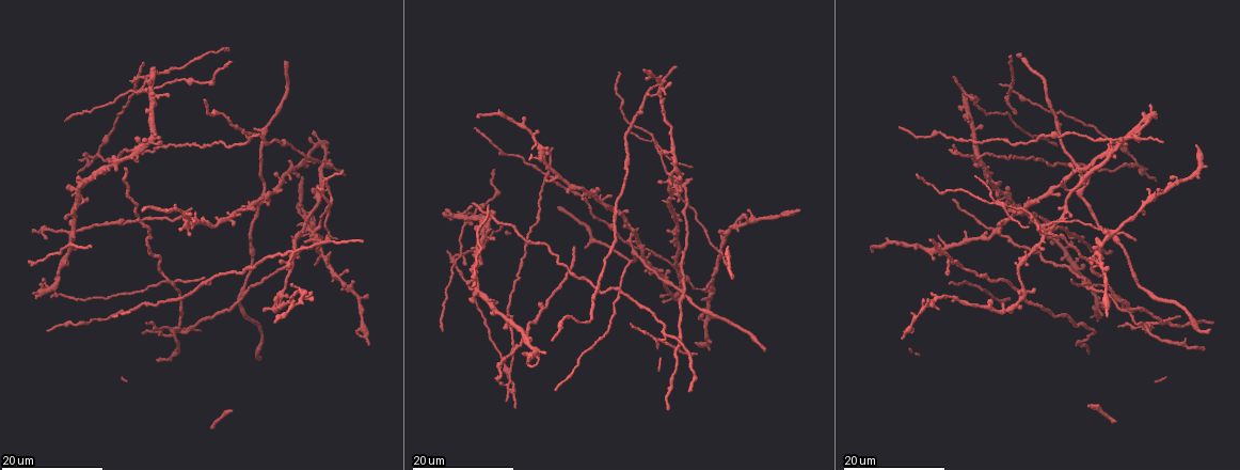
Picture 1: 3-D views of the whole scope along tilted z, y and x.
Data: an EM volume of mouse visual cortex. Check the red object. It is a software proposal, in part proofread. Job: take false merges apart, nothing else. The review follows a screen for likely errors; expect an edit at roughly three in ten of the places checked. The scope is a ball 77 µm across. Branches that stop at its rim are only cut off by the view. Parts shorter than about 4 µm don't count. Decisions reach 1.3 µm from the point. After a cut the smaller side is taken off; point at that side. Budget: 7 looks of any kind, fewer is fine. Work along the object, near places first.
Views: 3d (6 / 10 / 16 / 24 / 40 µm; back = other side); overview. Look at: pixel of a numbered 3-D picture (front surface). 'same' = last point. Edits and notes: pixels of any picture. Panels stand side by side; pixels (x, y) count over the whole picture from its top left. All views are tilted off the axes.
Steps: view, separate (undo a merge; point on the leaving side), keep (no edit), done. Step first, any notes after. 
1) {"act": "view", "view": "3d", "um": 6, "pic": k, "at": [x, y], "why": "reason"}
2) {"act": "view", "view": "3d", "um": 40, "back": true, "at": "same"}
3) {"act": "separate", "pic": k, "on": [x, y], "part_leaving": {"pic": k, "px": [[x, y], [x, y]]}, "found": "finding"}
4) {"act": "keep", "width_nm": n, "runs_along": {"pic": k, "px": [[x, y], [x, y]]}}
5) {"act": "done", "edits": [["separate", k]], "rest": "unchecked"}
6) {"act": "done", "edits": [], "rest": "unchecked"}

{"act": "view", "view": "3d", "um": 24, "pic": 1, "at": [659, 94], "why": "three-way junction"}

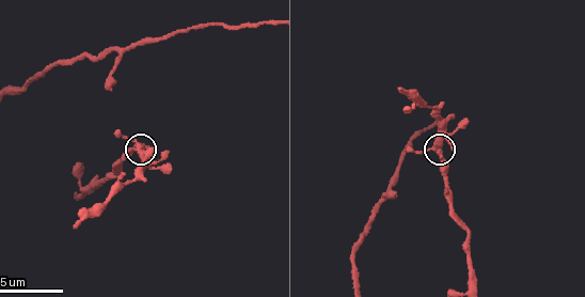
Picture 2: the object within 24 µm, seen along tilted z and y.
{"act": "view", "view": "3d", "um": 6, "pic": 2, "at": [432, 146], "why": "zoom in"}

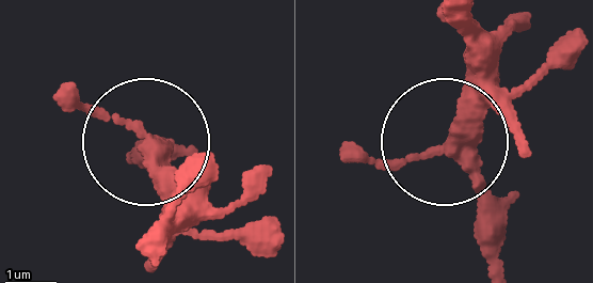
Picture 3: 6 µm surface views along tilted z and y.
{"act": "keep", "runs_along": {"pic": 3, "px": [[501, 271], [498, 207], [453, 140], [484, 44]]}, "found": "all the same cell"}

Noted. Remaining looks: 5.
{"act": "view", "view": "3d", "um": 24, "pic": 1, "at": [320, 254], "why": "four or more arms meet"}

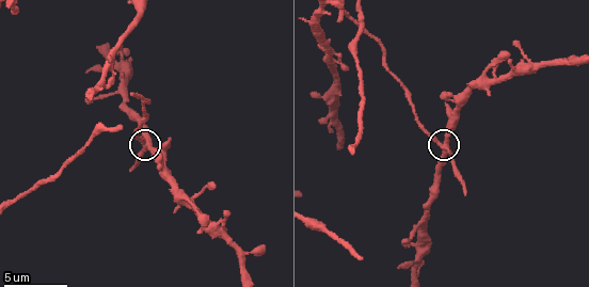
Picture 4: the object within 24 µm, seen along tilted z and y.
{"act": "view", "view": "3d", "um": 10, "pic": 4, "at": [447, 146], "why": "zoom in"}

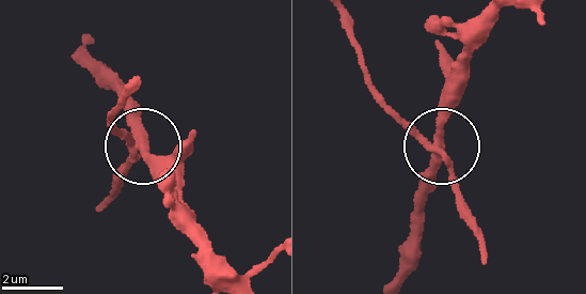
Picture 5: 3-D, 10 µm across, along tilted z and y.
{"act": "keep", "side_arm_um": 24, "arms": 4, "found": "all the same cell"}

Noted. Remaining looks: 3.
{"act": "view", "view": "3d", "um": 24, "pic": 1, "at": [680, 278], "why": "four or more arms meet"}

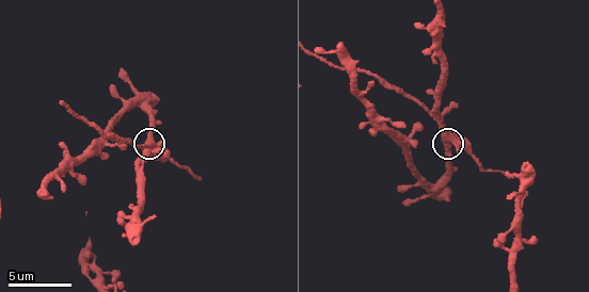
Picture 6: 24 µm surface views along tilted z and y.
{"act": "view", "view": "3d", "um": 10, "pic": 6, "at": [449, 146]}

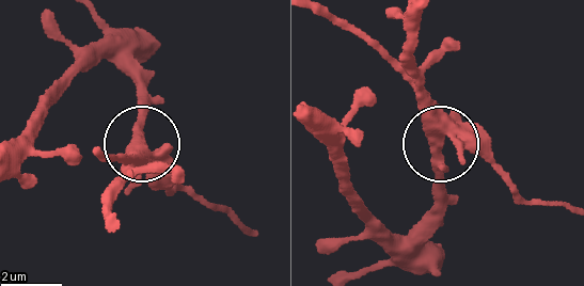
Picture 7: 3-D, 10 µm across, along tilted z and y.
{"act": "keep", "arms": 5, "found": "all the same cell"}

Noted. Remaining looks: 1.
{"act": "done", "edits": [], "rest": "unchecked"}

